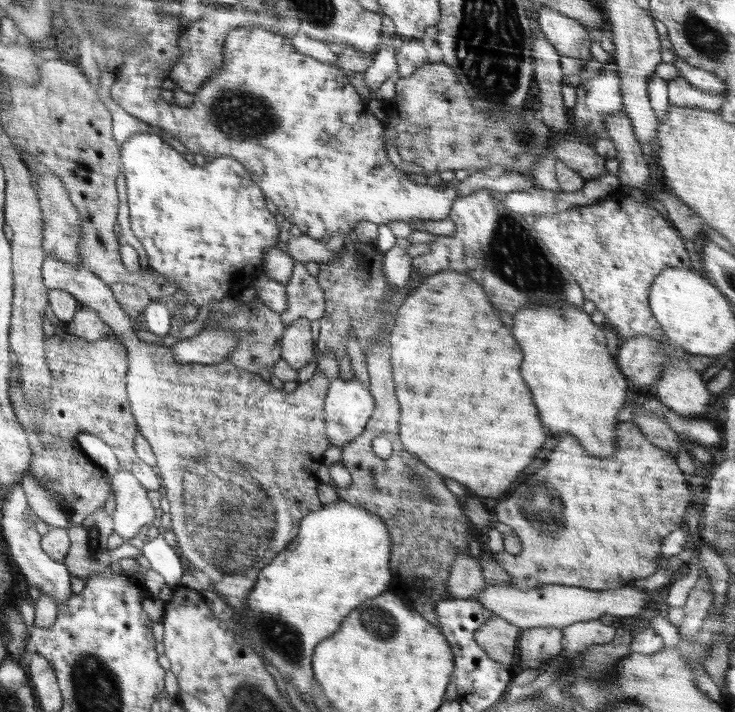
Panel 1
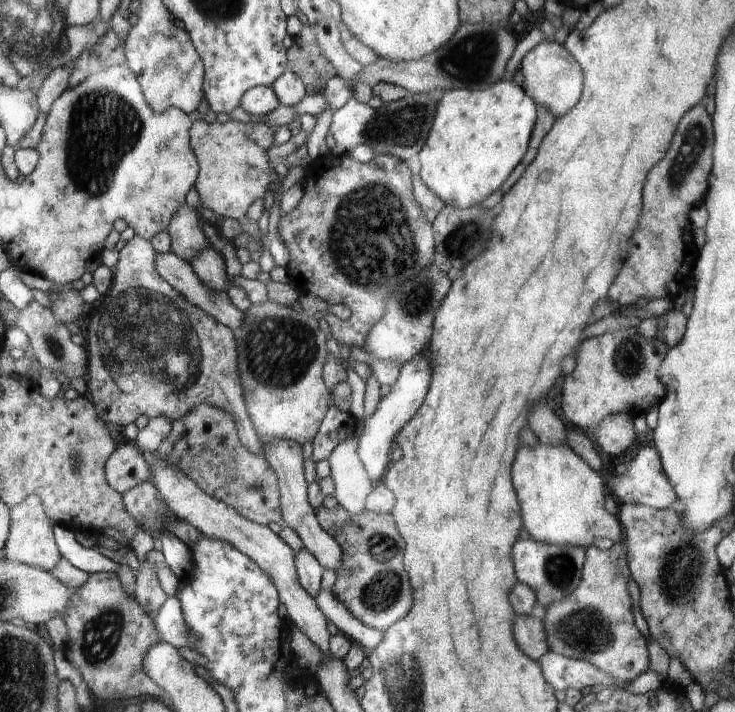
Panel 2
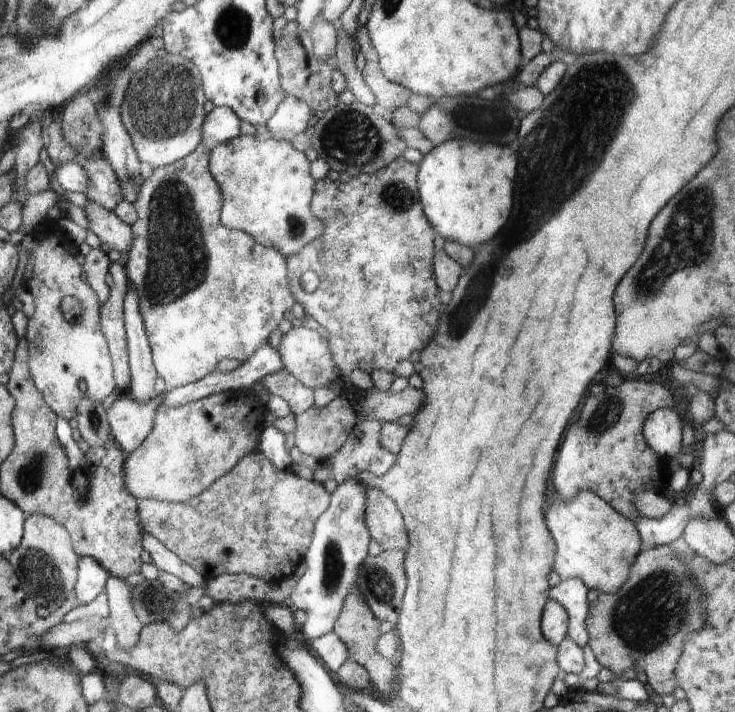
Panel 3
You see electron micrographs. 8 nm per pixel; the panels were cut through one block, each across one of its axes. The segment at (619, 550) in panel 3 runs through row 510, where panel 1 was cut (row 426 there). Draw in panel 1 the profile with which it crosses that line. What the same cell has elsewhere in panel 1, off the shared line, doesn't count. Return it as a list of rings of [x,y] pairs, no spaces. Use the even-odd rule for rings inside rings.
[[[565,302],[559,304],[538,304],[538,308],[519,310],[514,316],[512,334],[518,340],[524,362],[522,362],[522,378],[532,390],[532,398],[536,408],[540,410],[540,420],[556,434],[572,434],[578,438],[580,446],[588,454],[594,456],[610,456],[616,450],[616,417],[624,406],[628,384],[627,378],[621,373],[617,361],[609,353],[607,340],[602,326],[592,322],[590,315],[577,306]]]

